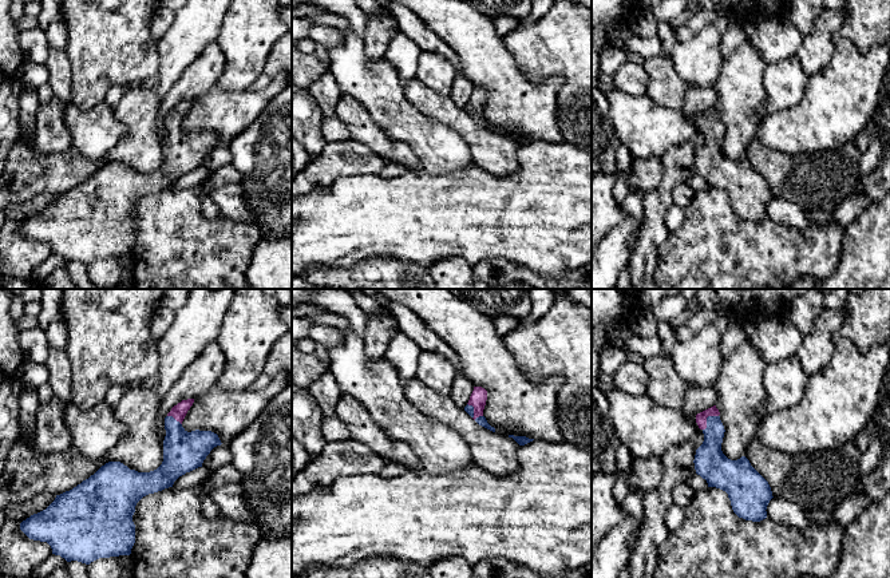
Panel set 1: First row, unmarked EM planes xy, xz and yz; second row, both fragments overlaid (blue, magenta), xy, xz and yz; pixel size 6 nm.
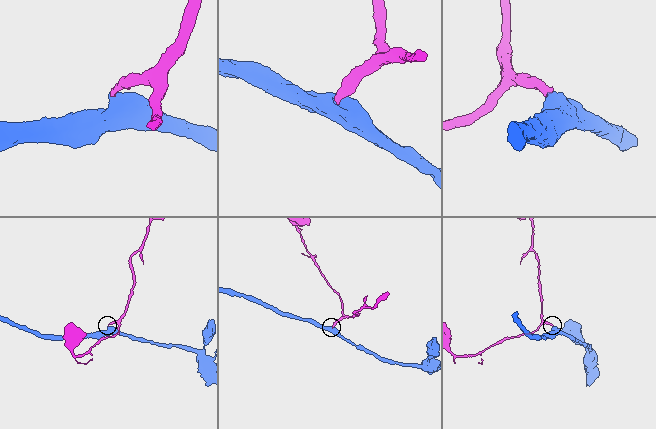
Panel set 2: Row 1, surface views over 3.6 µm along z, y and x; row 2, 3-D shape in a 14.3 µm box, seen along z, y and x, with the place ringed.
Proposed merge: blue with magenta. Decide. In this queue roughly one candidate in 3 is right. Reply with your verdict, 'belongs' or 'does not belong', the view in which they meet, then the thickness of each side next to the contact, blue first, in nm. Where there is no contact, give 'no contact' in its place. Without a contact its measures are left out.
belongs; contact in yz; calibres 190 and 60 nm

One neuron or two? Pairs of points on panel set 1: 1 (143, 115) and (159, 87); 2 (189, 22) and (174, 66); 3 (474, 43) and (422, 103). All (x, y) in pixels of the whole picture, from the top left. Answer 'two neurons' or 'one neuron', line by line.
1: two neurons
2: one neuron
3: two neurons

